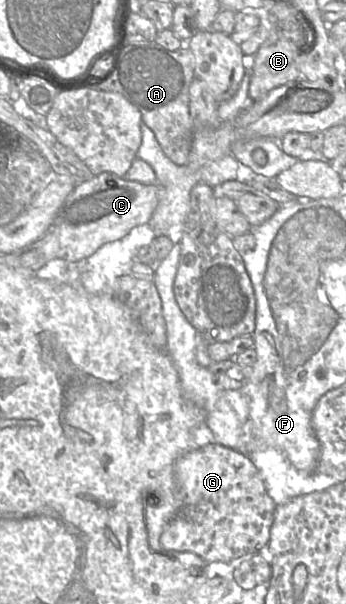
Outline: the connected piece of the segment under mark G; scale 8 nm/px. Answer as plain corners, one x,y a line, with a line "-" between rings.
208,444
179,457
175,462
174,477
181,492
182,507
160,536
163,549
190,551
211,563
245,559
268,544
277,506
268,495
258,470
246,455
220,444

